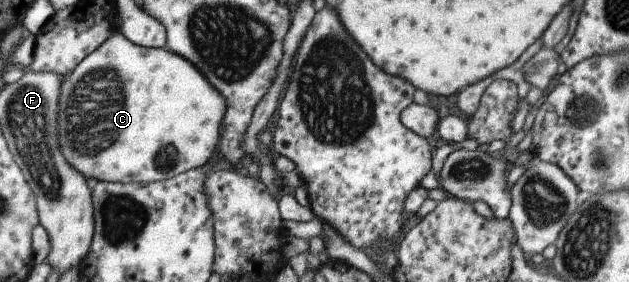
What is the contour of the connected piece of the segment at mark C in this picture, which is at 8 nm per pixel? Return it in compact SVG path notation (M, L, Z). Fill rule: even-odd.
M120 29L80 65L65 77L60 95L58 136L68 162L86 178L124 184L162 182L205 167L215 157L228 99L192 61L169 48L137 45Z

